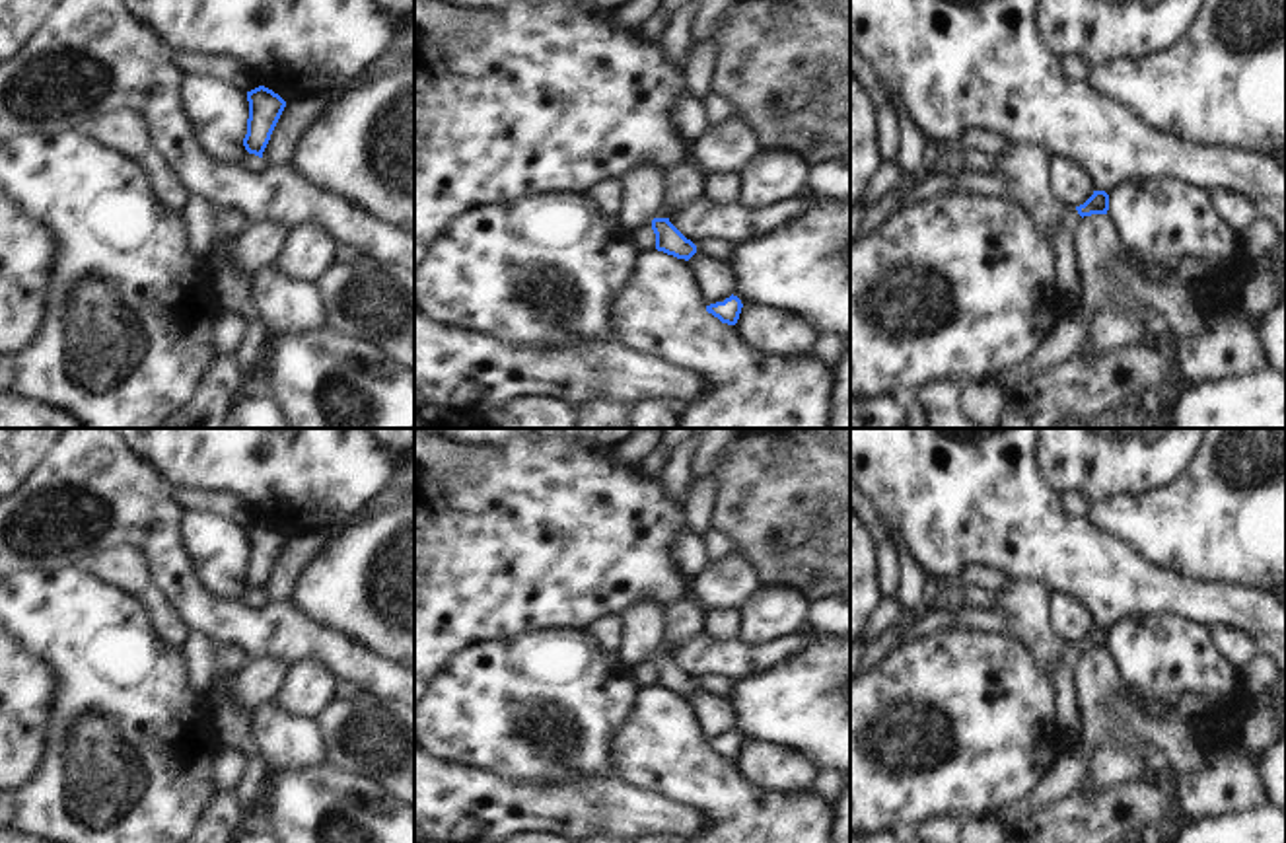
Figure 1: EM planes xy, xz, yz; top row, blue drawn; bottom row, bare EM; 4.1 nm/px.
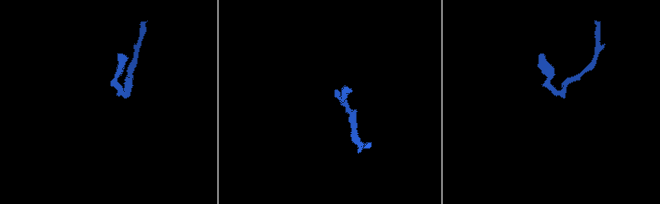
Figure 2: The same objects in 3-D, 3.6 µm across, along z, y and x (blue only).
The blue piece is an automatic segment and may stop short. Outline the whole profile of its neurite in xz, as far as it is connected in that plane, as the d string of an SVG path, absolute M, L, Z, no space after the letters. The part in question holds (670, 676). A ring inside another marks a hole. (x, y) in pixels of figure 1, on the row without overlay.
M683 598L663 607L661 621L663 635L652 656L656 685L689 697L697 681L669 658L669 652L702 631L702 613Z

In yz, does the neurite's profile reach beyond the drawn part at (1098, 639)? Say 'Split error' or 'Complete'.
Split error

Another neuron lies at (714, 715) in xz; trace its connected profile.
M697 685L687 701L704 742L724 738L733 730L733 709L728 699L710 695Z

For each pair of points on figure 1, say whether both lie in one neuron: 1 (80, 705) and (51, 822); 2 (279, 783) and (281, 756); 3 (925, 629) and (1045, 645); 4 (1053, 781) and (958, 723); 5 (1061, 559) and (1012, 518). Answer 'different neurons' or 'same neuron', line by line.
1: same neuron
2: different neurons
3: same neuron
4: different neurons
5: same neuron

